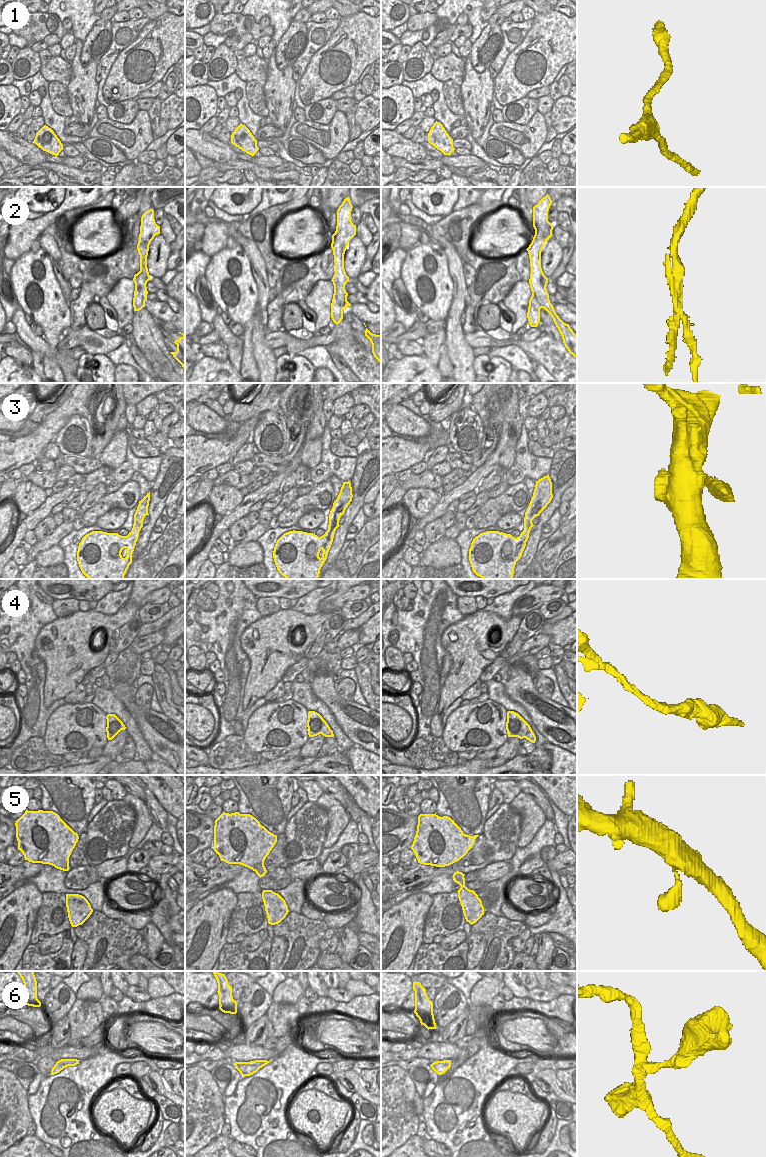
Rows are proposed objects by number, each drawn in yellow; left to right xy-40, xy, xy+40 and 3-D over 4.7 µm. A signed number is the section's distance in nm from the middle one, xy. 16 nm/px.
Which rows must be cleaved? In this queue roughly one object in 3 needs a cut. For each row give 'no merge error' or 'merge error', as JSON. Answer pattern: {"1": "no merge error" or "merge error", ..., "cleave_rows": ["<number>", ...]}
{"1": "no merge error", "2": "merge error", "3": "no merge error", "4": "no merge error", "5": "no merge error", "6": "no merge error", "cleave_rows": ["2"]}

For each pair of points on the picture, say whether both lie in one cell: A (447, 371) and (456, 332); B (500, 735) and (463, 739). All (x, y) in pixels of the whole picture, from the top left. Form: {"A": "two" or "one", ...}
{"A": "two", "B": "one"}

